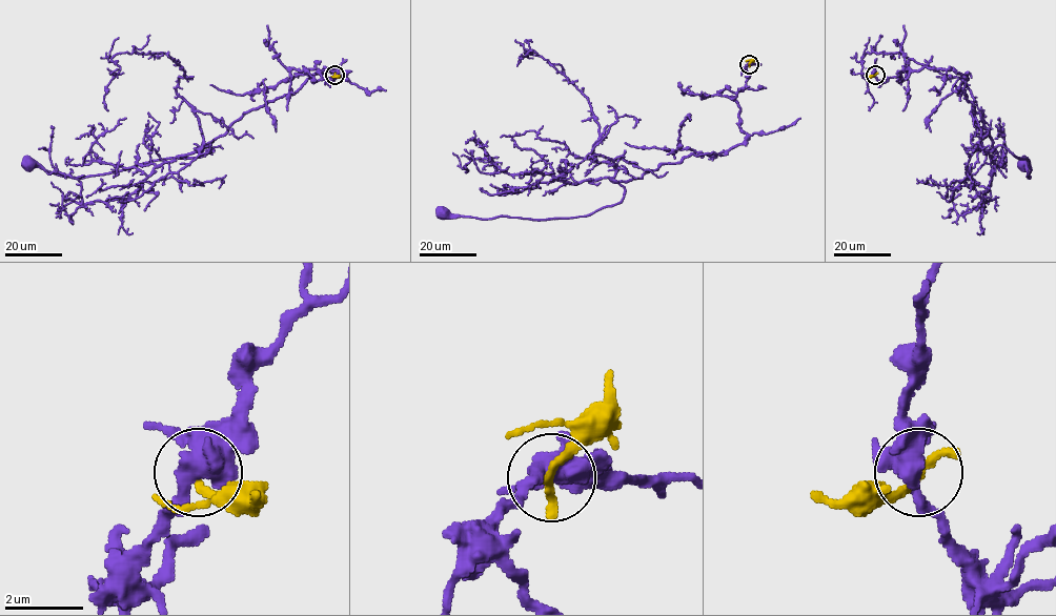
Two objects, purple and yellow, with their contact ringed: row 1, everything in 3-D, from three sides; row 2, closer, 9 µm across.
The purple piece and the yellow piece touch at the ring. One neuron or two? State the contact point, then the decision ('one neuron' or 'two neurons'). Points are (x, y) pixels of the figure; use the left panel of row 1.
(334, 75) | two neurons

